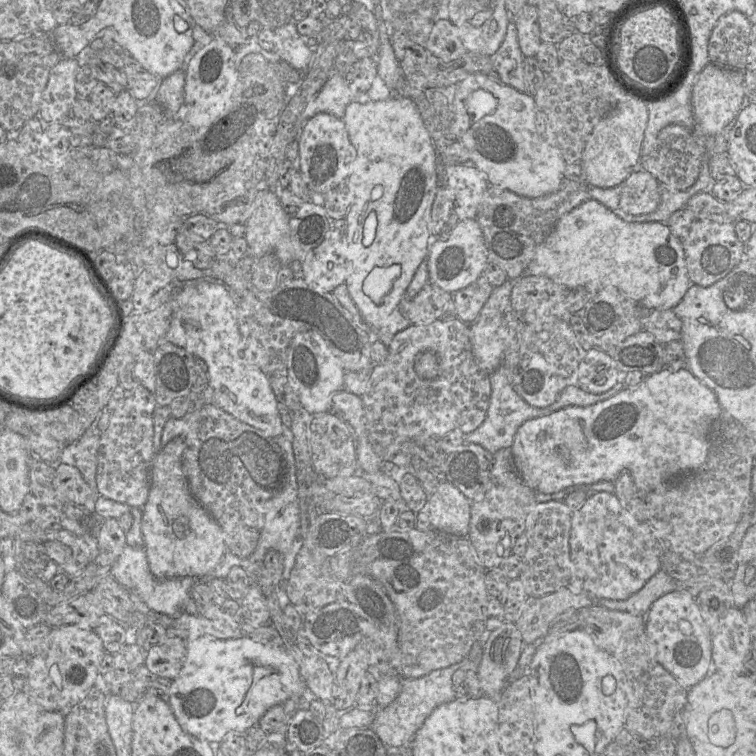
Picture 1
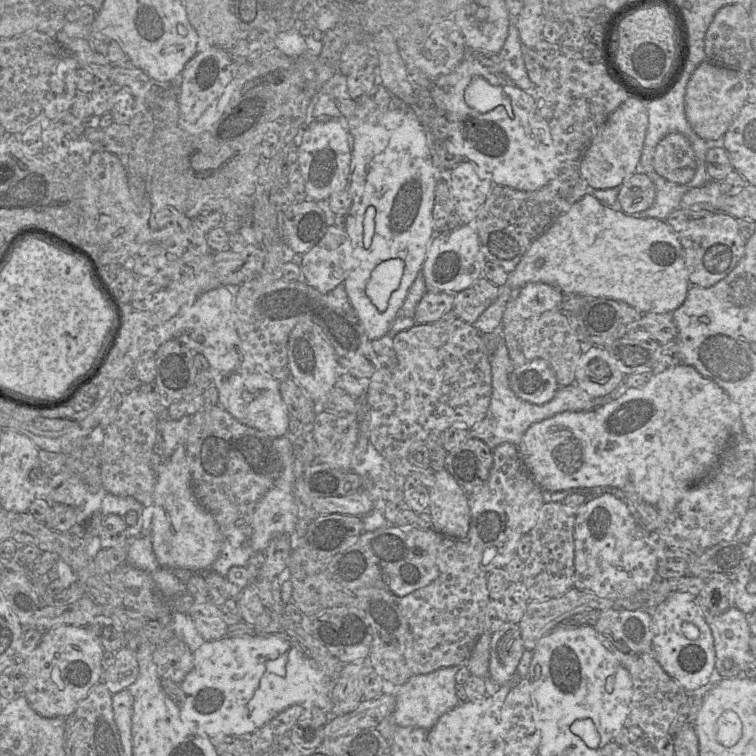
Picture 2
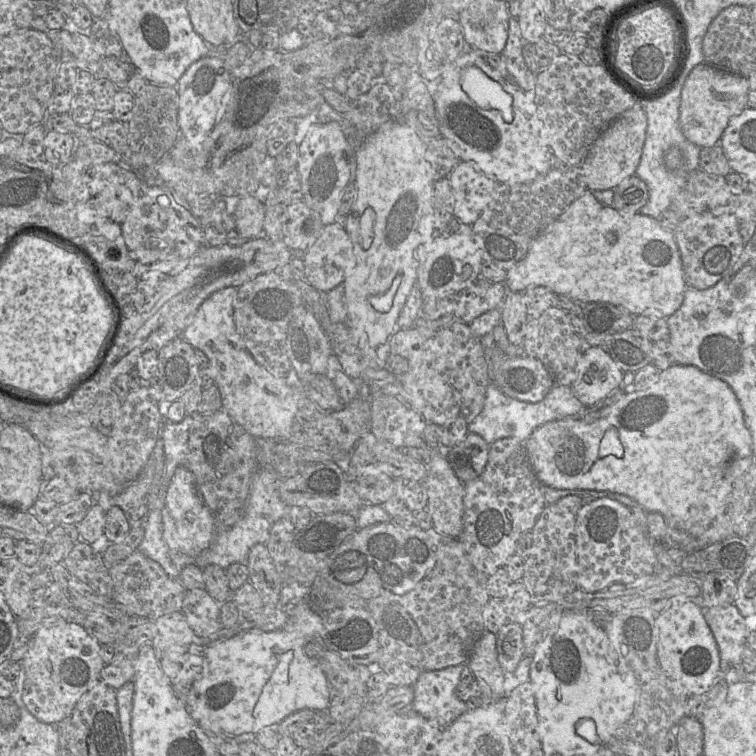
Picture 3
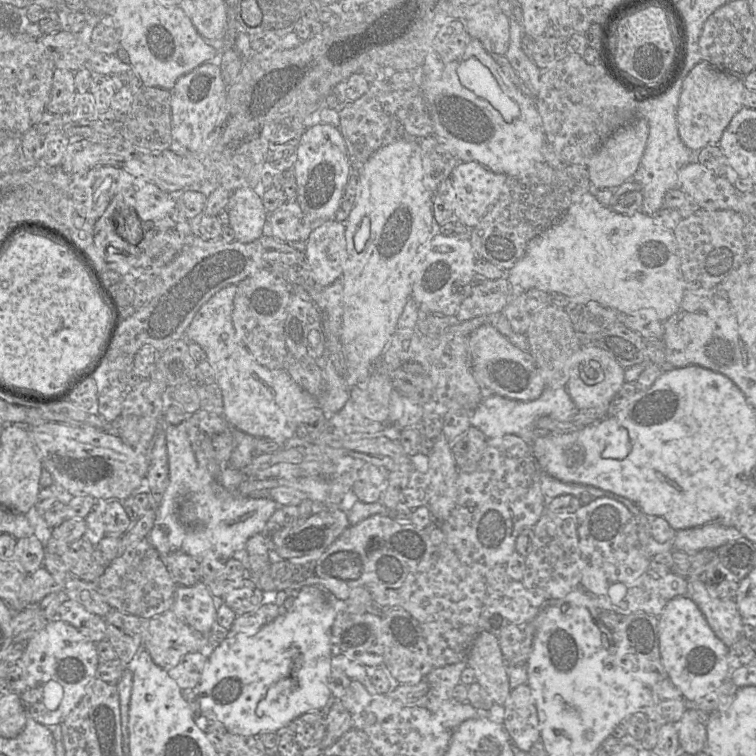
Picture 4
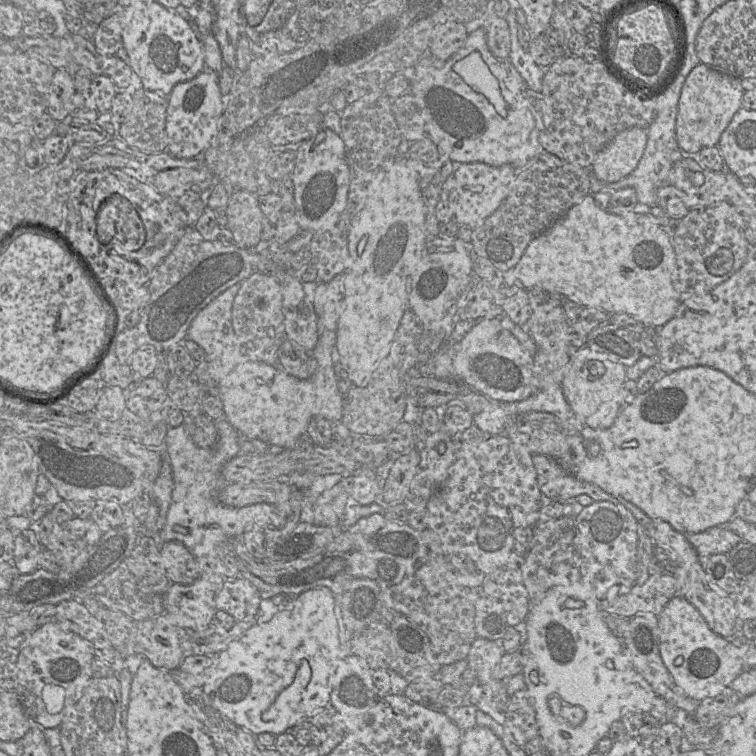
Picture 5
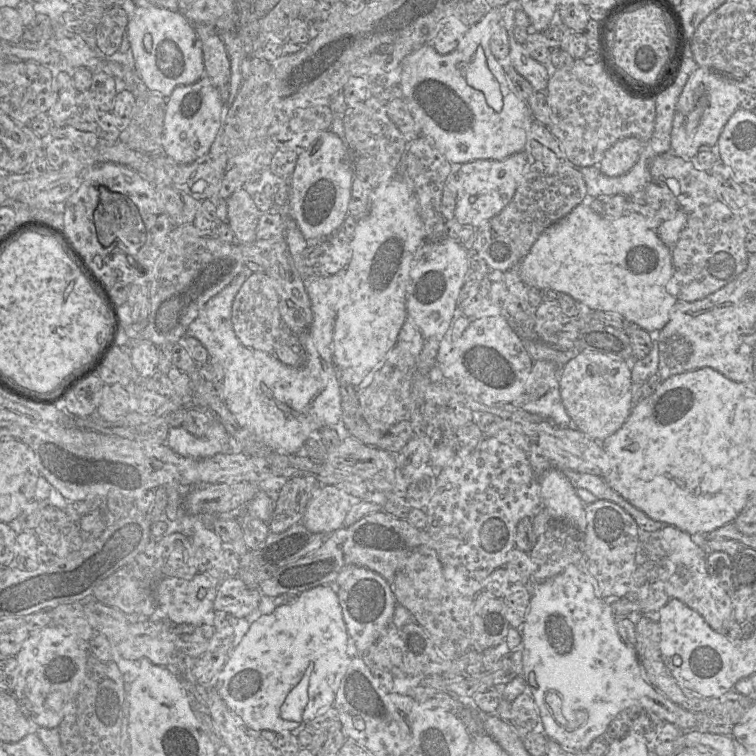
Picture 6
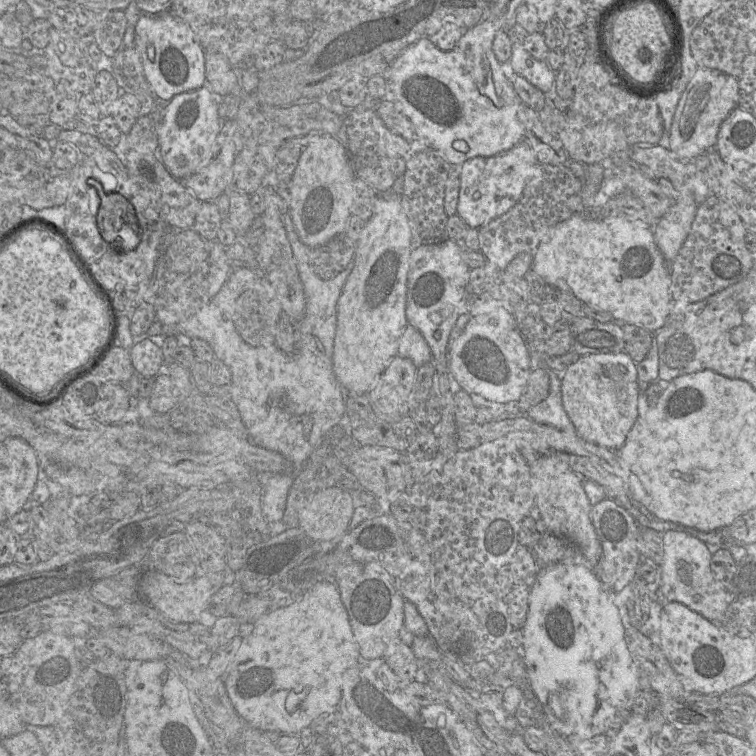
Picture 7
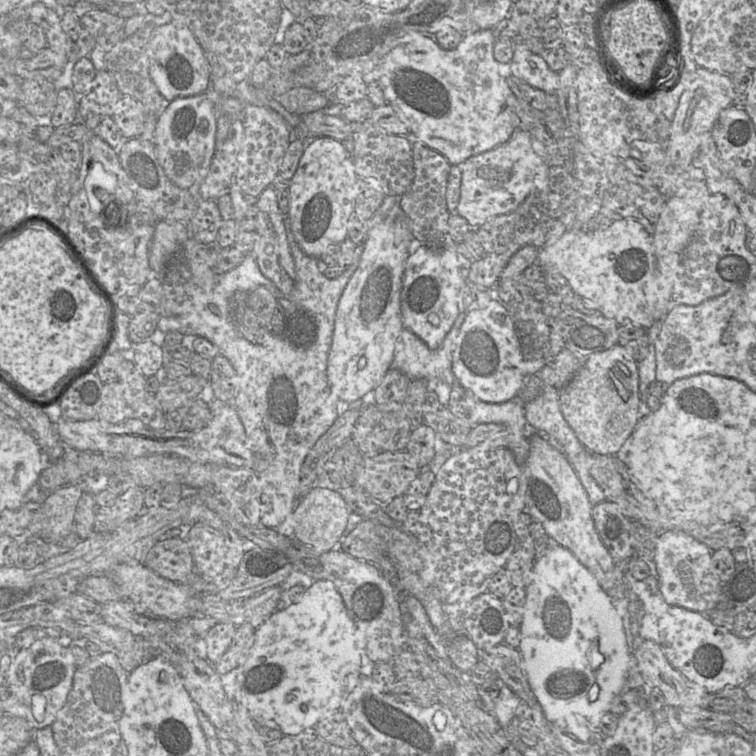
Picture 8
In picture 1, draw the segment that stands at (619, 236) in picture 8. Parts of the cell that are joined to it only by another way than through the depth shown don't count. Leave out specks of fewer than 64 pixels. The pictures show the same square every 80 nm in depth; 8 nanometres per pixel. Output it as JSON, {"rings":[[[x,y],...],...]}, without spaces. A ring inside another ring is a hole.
{"rings":[[[593,198],[587,199],[557,221],[538,246],[524,274],[547,276],[568,289],[582,287],[599,291],[606,286],[615,286],[647,309],[673,309],[691,286],[683,242],[672,233],[667,223],[627,222]]]}

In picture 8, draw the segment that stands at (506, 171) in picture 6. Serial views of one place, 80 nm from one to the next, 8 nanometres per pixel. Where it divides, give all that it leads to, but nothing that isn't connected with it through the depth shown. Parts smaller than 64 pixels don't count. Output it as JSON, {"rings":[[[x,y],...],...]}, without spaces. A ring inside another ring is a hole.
{"rings":[[[519,127],[506,143],[490,151],[471,156],[461,164],[462,177],[457,214],[465,218],[471,228],[478,228],[497,215],[514,211],[534,190],[538,179],[545,176],[548,168],[545,161],[533,150],[530,133]]]}

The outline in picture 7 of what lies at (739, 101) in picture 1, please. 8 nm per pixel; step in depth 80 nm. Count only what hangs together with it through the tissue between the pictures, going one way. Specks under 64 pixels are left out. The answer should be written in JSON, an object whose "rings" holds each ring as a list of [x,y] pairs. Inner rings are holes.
{"rings":[[[698,67],[677,105],[668,134],[668,149],[683,161],[693,161],[700,153],[715,149],[720,126],[737,107],[739,92],[735,77]]]}

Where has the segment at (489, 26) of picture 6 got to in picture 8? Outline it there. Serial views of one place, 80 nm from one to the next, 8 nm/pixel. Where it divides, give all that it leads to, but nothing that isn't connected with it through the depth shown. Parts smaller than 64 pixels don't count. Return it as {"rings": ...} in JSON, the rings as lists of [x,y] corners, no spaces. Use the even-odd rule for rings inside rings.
{"rings":[[[492,29],[480,30],[466,36],[456,48],[445,50],[439,46],[435,39],[435,35],[428,33],[410,33],[401,38],[401,42],[395,46],[384,58],[381,65],[375,70],[375,80],[377,80],[384,92],[385,99],[390,104],[396,113],[408,126],[410,136],[418,140],[428,147],[441,153],[451,165],[459,165],[465,162],[471,156],[490,151],[504,143],[506,143],[514,131],[520,126],[519,118],[513,110],[513,96],[506,78],[503,78],[499,73],[499,63],[494,58],[494,44],[496,35]]]}

